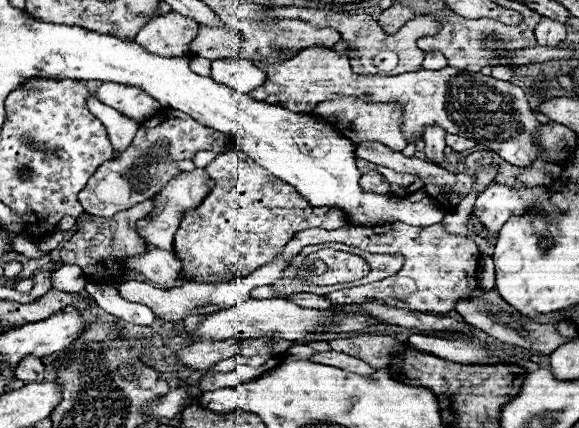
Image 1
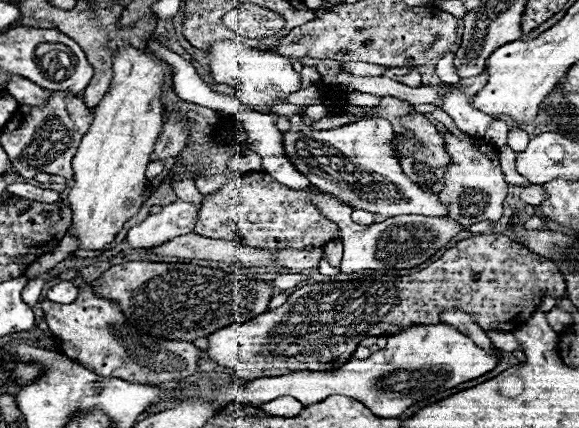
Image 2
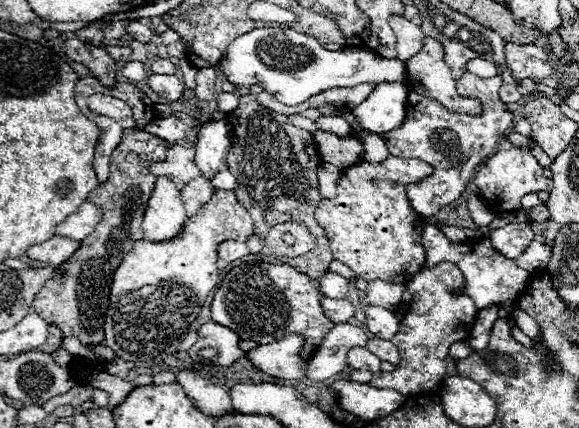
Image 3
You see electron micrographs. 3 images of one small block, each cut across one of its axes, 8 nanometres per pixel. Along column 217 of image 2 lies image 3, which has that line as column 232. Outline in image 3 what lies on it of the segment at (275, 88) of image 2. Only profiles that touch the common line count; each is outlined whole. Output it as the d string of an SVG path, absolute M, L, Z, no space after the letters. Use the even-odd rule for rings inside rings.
M256 28L252 32L238 36L226 50L226 56L222 58L220 66L222 66L222 72L226 74L226 80L230 80L232 84L244 84L244 86L260 84L268 94L272 94L286 106L298 106L306 102L310 96L316 96L330 88L352 88L364 82L372 82L372 84L406 82L406 66L400 60L386 60L374 54L372 50L364 50L356 46L346 46L344 50L332 52L322 48L314 38L294 32L290 28Z

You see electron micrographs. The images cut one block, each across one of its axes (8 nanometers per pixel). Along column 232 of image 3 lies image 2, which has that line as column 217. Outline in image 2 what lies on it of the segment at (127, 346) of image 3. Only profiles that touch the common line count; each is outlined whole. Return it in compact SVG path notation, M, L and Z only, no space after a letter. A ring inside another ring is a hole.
M250 172L242 180L226 184L222 190L204 198L204 206L194 226L196 234L204 237L235 240L254 248L308 248L324 246L338 226L324 218L304 196L276 182L270 174Z

